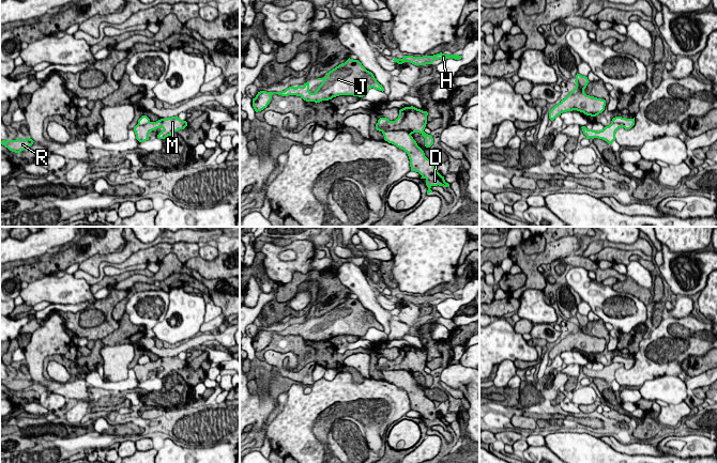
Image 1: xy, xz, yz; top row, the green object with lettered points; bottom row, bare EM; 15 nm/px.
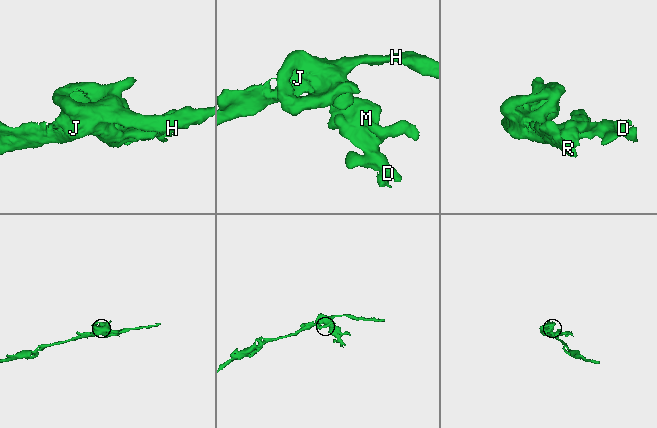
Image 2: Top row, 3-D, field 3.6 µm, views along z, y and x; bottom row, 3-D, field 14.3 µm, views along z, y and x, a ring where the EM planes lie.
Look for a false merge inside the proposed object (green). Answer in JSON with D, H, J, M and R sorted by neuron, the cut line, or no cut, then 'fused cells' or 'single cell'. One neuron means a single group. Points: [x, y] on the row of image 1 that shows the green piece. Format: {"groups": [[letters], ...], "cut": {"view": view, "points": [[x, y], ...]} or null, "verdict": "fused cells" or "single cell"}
{"groups": [["D"], ["H", "J", "M", "R"]], "cut": {"view": "xz", "points": [[385, 118], [387, 128], [405, 129], [411, 134]]}, "verdict": "fused cells"}

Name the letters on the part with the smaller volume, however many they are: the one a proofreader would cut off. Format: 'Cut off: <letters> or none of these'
Cut off: D

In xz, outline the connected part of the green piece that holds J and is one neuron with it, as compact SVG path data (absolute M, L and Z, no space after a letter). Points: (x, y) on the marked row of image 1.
M348 59L345 63L339 64L332 71L325 74L324 78L318 78L323 82L318 87L315 93L309 91L309 81L303 87L289 87L281 92L266 92L260 91L253 98L253 107L256 112L268 107L274 93L288 96L301 96L306 102L320 103L329 101L339 95L353 95L363 97L369 89L373 88L379 91L384 91L375 78L373 74L367 71L358 60Z

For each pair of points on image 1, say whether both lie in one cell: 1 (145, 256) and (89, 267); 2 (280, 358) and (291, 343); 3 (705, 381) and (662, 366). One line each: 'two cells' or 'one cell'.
1: two cells
2: two cells
3: two cells

